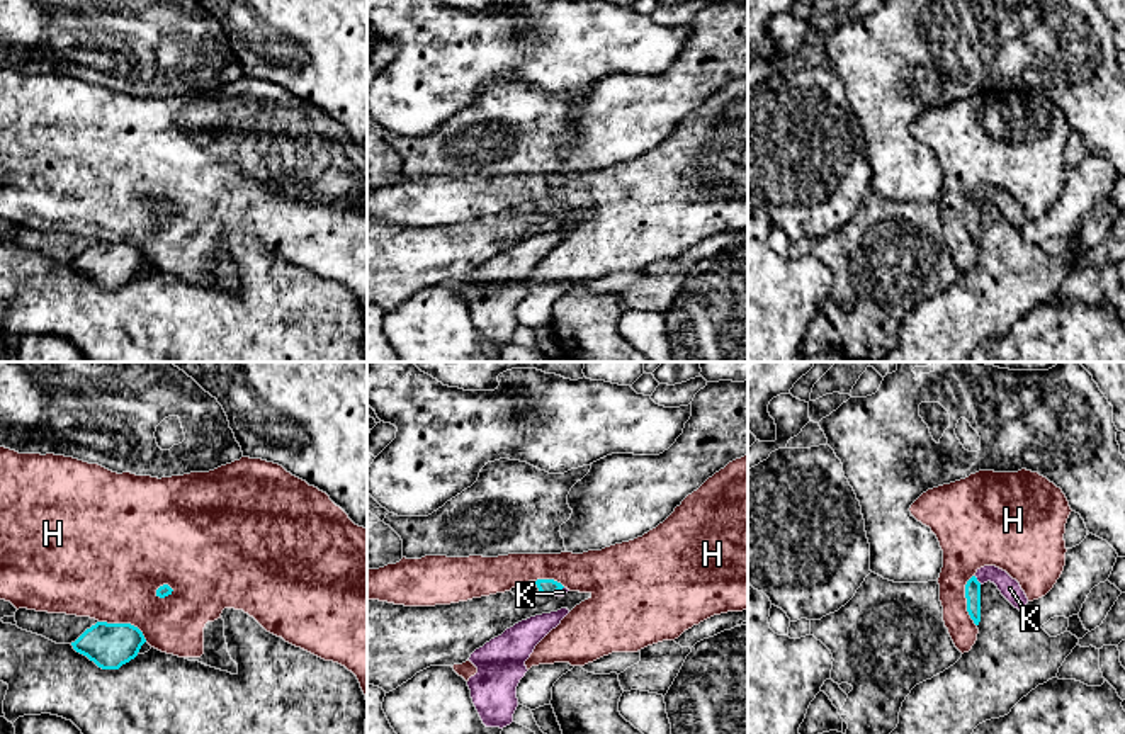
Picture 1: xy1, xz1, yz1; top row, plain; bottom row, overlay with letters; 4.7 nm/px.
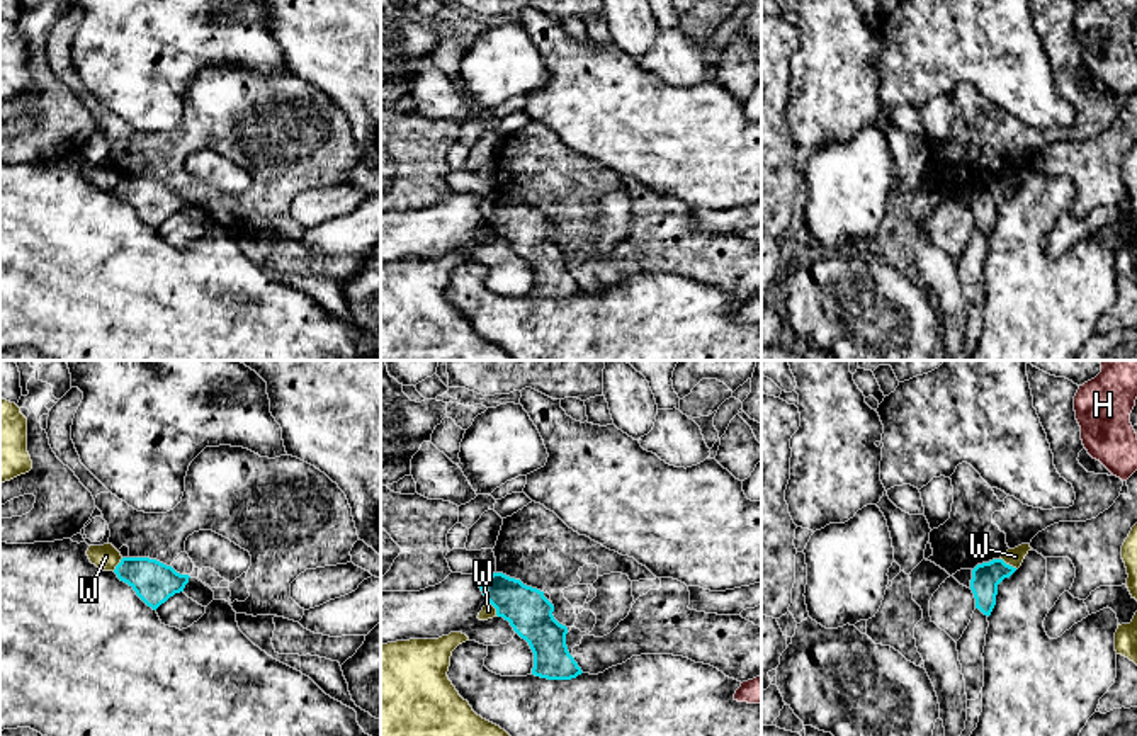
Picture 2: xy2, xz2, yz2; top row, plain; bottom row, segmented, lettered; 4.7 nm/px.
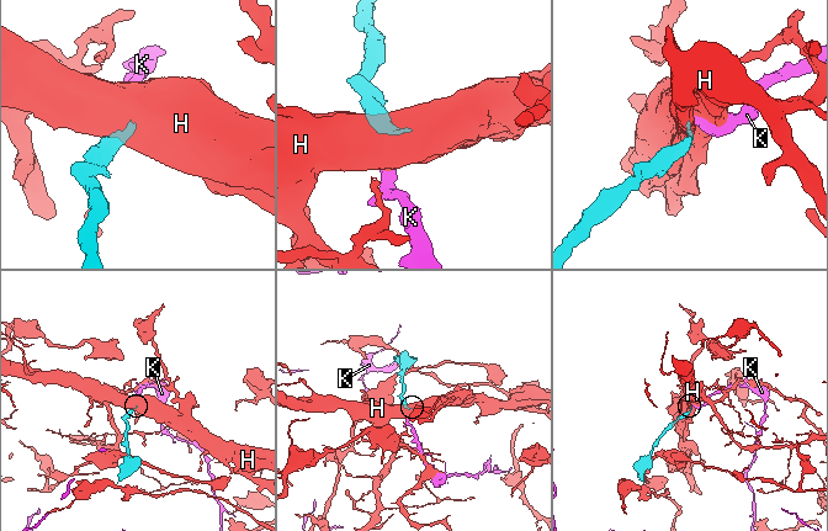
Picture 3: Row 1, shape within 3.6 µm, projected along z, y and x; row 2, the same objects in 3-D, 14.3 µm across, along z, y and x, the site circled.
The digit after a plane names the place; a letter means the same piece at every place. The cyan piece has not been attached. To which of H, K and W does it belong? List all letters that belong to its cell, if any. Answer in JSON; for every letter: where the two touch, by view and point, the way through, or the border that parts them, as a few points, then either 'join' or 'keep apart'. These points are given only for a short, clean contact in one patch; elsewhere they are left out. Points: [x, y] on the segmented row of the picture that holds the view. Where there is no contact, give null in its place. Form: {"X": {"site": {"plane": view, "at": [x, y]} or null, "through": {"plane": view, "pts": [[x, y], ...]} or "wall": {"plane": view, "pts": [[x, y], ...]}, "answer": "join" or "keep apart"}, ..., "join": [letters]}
{"H": {"site": {"plane": "xy1", "at": [124, 624]}, "answer": "keep apart"}, "K": {"site": {"plane": "yz1", "at": [976, 580]}, "through": {"plane": "yz1", "pts": [[972, 588], [976, 580], [998, 576], [1010, 588]]}, "answer": "join"}, "W": {"site": {"plane": "yz2", "at": [1008, 565]}, "wall": {"plane": "yz2", "pts": [[1000, 558], [1017, 568]]}, "answer": "keep apart"}, "join": ["K"]}

